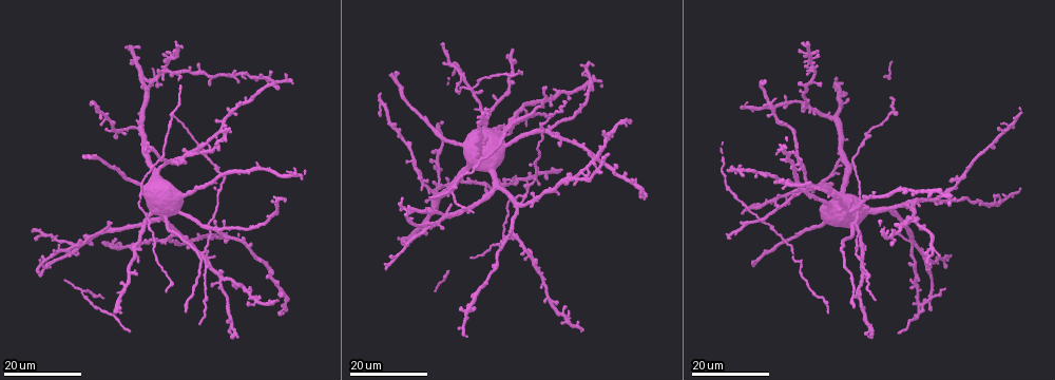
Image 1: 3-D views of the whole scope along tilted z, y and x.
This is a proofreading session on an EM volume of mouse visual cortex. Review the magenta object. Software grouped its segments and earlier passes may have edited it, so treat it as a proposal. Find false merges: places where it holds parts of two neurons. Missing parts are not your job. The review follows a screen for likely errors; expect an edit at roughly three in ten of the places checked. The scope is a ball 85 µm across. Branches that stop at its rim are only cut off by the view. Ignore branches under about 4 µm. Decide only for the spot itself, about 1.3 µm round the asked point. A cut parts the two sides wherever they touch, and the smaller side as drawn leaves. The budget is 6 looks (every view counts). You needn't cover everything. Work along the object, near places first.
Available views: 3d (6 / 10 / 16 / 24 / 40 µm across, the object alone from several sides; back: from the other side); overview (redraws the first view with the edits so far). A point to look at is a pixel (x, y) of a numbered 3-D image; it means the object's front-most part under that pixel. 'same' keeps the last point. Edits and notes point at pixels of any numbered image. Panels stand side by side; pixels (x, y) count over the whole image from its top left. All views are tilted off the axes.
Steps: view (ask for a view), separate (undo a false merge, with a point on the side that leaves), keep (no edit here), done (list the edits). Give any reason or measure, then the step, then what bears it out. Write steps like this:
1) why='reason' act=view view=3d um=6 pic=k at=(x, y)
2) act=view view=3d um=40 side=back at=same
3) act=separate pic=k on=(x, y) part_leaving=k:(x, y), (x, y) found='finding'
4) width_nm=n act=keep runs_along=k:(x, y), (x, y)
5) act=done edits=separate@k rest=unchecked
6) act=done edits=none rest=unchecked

why='four arms meet' act=view view=3d um=16 pic=1 at=(937, 199)

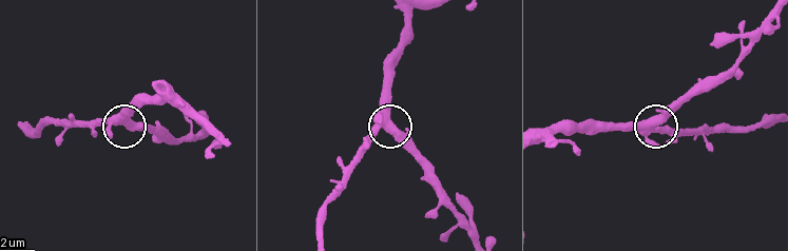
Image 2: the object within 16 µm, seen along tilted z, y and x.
act=view view=3d um=6 pic=2 at=(652, 128)

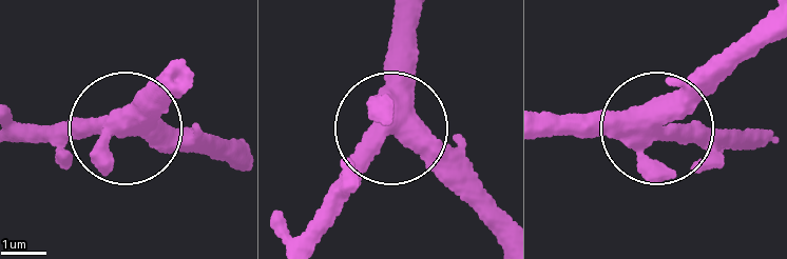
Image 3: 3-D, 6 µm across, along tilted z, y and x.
act=keep runs_along=3:(411, 15), (396, 123), (301, 238) found='all the same neuron'

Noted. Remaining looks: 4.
why='sudden change in width' act=view view=3d um=16 pic=1 at=(883, 76)

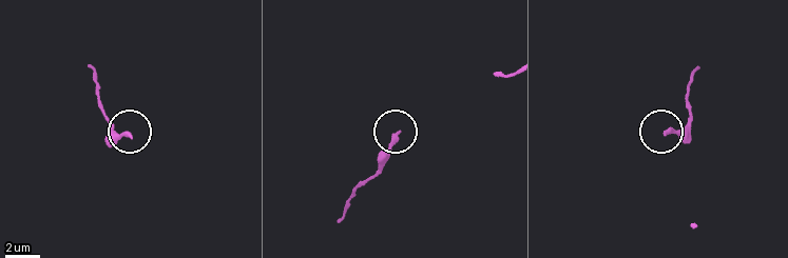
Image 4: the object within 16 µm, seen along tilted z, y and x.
why='zoom in' act=view view=3d um=6 pic=4 at=(667, 131)

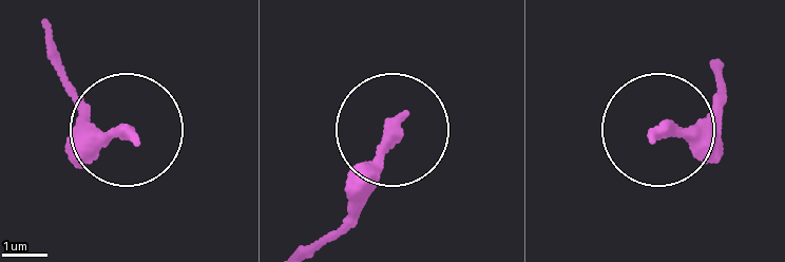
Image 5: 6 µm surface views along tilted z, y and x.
act=keep found='continuous, no second neuron'

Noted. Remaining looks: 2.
why='four arms meet' act=view view=3d um=24 pic=1 at=(763, 221)

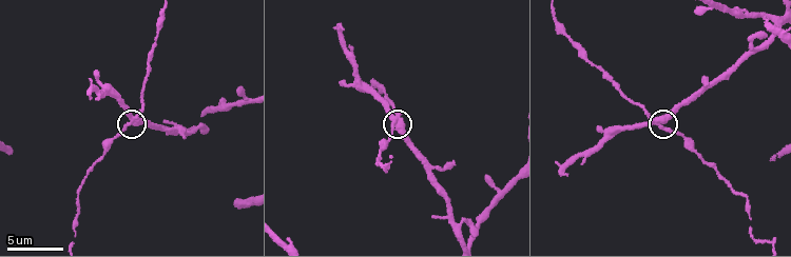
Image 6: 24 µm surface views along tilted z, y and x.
act=view view=3d um=10 pic=6 at=(659, 124)

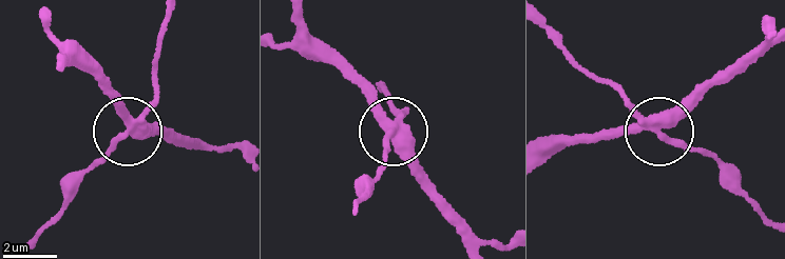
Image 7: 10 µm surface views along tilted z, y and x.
arms=4 act=keep runs_along=7:(768, 46), (657, 131), (645, 126), (619, 90) found='one neuron here'

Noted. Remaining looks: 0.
act=done edits=none rest=unchecked

